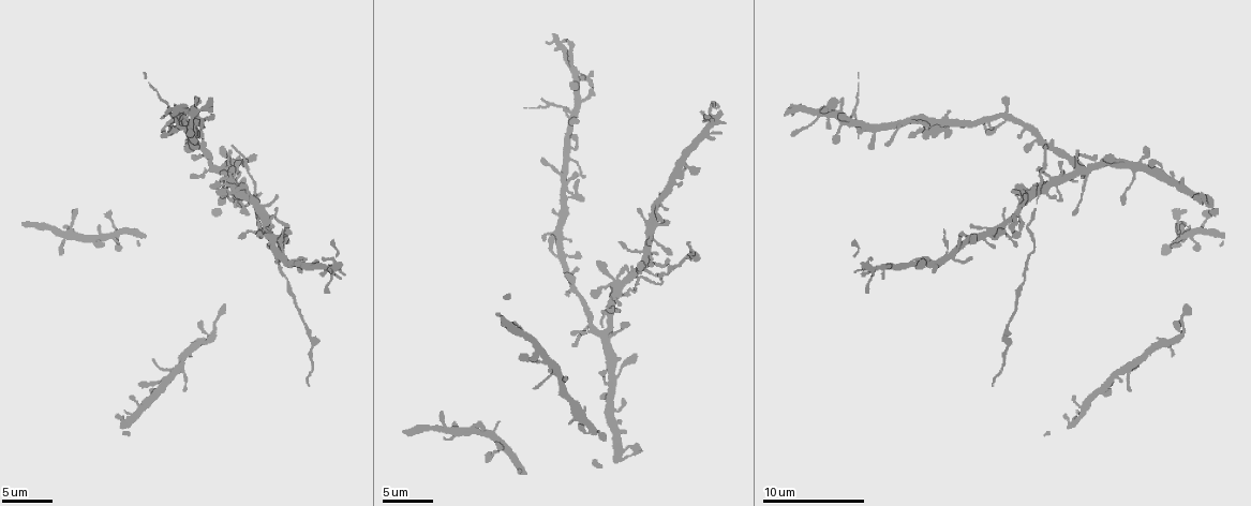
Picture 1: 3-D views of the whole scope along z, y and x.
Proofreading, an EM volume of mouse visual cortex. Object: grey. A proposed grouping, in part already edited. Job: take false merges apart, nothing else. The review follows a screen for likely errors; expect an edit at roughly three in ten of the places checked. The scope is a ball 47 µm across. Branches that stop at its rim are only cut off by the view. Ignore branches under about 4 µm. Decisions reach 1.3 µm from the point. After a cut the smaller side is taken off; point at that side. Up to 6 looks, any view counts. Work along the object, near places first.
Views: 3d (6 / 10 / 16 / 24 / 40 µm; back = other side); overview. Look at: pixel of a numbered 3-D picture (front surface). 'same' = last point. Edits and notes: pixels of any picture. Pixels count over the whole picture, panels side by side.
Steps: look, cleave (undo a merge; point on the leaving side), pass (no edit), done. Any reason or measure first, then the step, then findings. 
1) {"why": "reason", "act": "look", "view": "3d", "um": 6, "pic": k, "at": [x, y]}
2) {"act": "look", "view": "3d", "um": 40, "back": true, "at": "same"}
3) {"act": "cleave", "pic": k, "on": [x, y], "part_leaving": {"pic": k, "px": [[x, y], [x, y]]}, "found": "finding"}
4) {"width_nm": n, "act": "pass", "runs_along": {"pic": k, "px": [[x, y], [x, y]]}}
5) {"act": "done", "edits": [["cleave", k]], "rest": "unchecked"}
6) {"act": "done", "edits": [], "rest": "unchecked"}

{"why": "a fork", "act": "look", "view": "3d", "um": 10, "pic": 1, "at": [603, 331]}

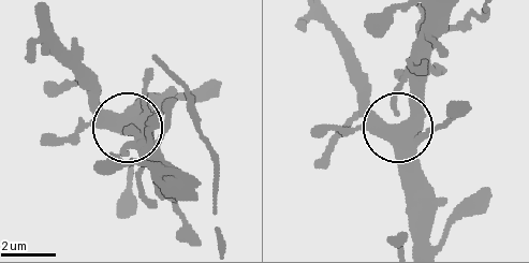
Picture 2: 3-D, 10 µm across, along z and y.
{"side_arm_um": 33, "act": "cleave", "pic": 2, "on": [432, 129], "part_leaving": {"pic": 2, "px": [[421, 134], [444, 125], [467, 102]]}, "found": "two neurons meet here"}

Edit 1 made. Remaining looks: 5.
{"why": "four-way junction", "act": "look", "view": "3d", "um": 10, "pic": 1, "at": [640, 277]}

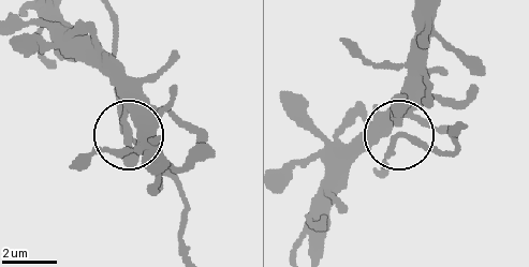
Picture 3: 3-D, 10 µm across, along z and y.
{"act": "pass", "found": "continuous, no second neuron"}

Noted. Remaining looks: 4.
{"why": "four-way junction", "act": "look", "view": "3d", "um": 10, "pic": 1, "at": [573, 114]}

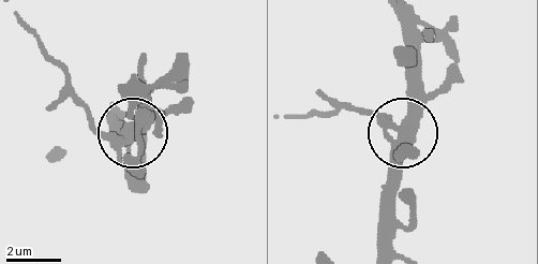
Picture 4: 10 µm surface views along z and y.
{"act": "look", "view": "3d", "um": 6, "pic": 4, "at": [401, 131]}

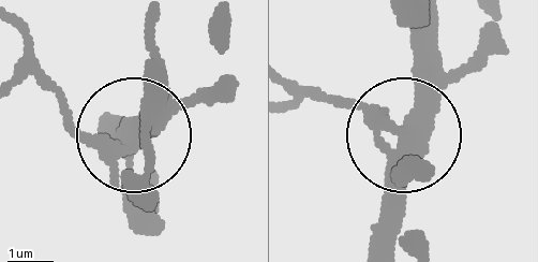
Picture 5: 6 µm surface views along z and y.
{"side_arm_um": 8, "act": "cleave", "pic": 5, "on": [60, 112], "part_leaving": {"pic": 5, "px": [[110, 149], [80, 126], [23, 33]]}, "found": "two neurons meet here"}

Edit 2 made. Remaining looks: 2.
{"act": "done", "edits": [["cleave", 2], ["cleave", 5]], "rest": "unchecked"}

